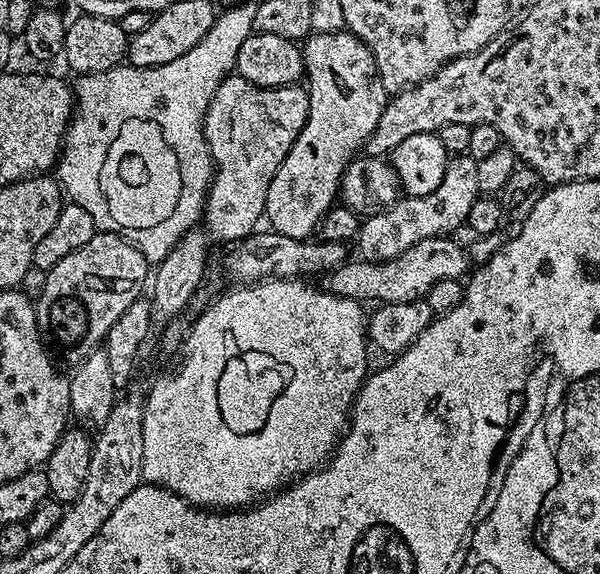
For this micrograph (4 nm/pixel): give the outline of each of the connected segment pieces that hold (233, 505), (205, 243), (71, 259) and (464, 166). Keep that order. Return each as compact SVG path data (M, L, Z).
M269 278L261 280L259 284L246 284L243 286L233 287L233 292L228 292L225 296L220 296L196 321L192 324L192 329L187 329L186 335L182 341L182 353L184 357L180 360L180 365L173 372L168 372L165 376L160 376L152 384L152 389L148 392L148 400L143 401L144 406L144 421L142 422L142 477L147 483L157 484L159 488L165 488L171 492L176 492L184 500L189 500L195 504L197 508L205 510L243 510L249 506L255 505L257 502L263 501L265 498L273 495L277 490L283 489L289 482L301 477L305 472L314 472L321 467L335 453L336 445L340 442L340 437L344 435L352 404L356 401L356 395L360 393L360 387L364 385L366 377L369 375L370 367L368 368L368 352L370 353L370 341L366 331L366 312L363 312L361 301L351 300L350 298L342 298L324 291L323 287L314 285L304 278L295 280L278 280Z
M238 75L228 76L212 95L210 106L204 115L204 137L212 155L214 171L212 184L208 187L208 197L204 200L202 226L197 226L186 233L166 254L166 258L155 265L151 277L152 296L150 295L150 322L157 329L163 330L177 319L176 315L187 306L204 271L208 268L208 247L212 240L232 240L239 242L257 231L256 223L264 216L266 194L270 194L270 182L274 182L274 174L278 174L278 166L290 154L290 146L302 134L302 126L306 126L306 118L310 114L310 98L307 87L299 83L287 84L281 88L263 88L254 86L254 82L246 82L246 78Z
M98 230L86 246L66 254L47 273L46 286L34 301L40 335L49 345L57 344L62 351L83 358L103 345L110 326L122 318L122 310L141 299L140 283L149 279L150 265L131 239L115 230Z
M456 154L449 159L446 174L442 174L442 183L425 196L409 196L394 202L390 210L377 216L367 217L360 225L360 234L356 237L355 247L360 247L359 255L365 260L381 264L390 258L398 258L410 246L426 238L448 236L455 228L464 228L470 208L482 193L478 190L477 160L467 154Z

